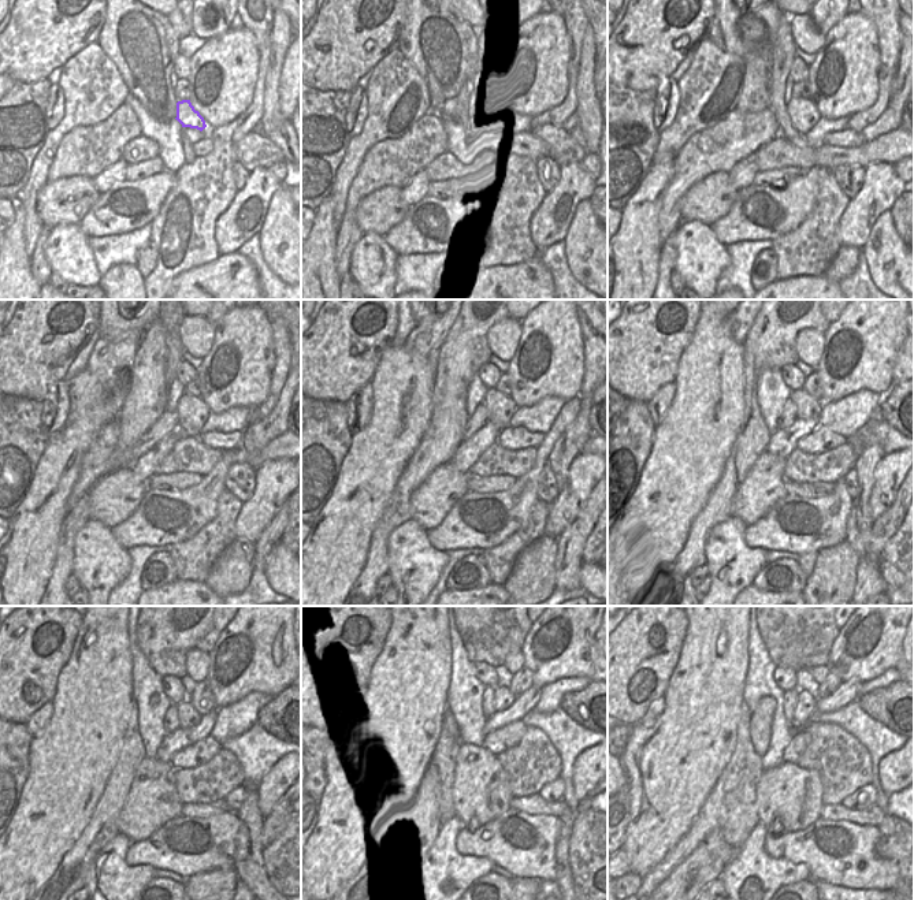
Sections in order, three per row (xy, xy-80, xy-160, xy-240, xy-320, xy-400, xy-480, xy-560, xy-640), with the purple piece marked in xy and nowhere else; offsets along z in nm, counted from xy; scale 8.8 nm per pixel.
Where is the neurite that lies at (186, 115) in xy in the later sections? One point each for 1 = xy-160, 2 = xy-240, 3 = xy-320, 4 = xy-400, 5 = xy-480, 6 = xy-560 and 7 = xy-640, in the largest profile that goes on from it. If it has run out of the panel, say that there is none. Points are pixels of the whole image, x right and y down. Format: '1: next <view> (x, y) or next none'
1: next xy-160 (803, 114)
2: next xy-240 (192, 411)
3: next xy-320 (500, 406)
4: next xy-400 (807, 406)
5: next xy-480 (188, 714)
6: next xy-560 (502, 698)
7: next xy-640 (806, 702)

